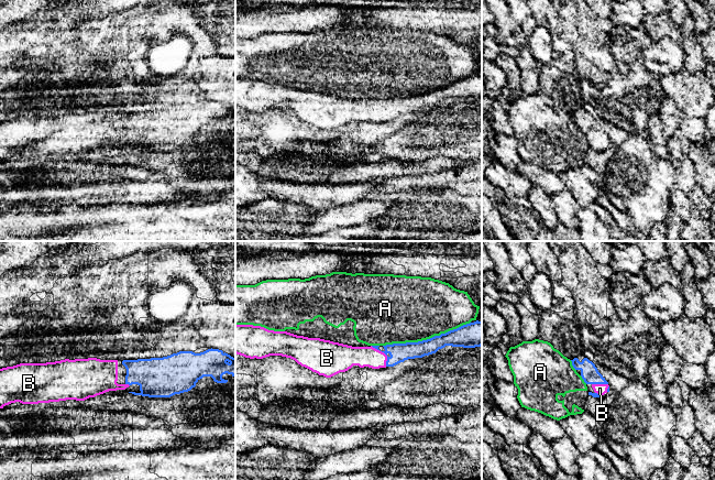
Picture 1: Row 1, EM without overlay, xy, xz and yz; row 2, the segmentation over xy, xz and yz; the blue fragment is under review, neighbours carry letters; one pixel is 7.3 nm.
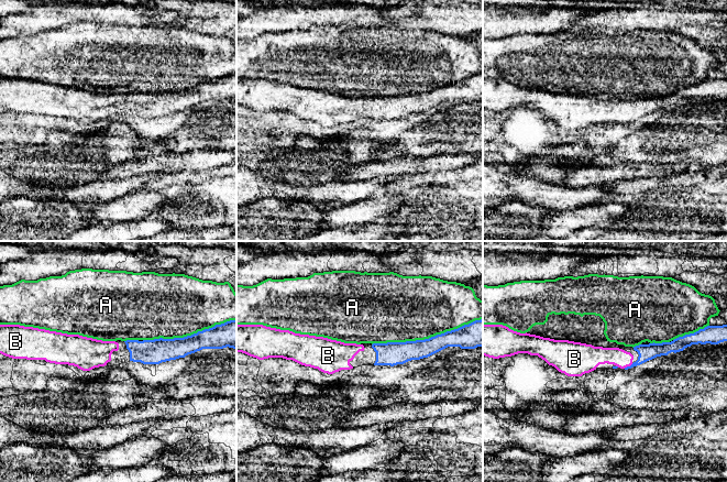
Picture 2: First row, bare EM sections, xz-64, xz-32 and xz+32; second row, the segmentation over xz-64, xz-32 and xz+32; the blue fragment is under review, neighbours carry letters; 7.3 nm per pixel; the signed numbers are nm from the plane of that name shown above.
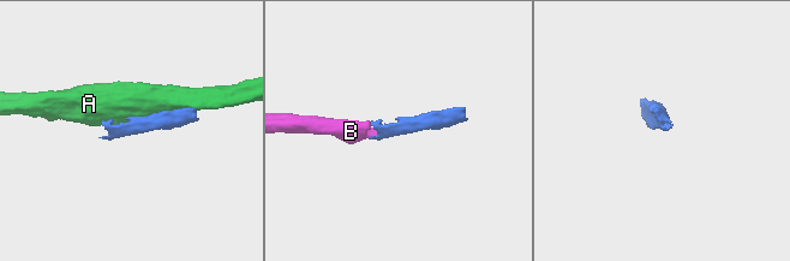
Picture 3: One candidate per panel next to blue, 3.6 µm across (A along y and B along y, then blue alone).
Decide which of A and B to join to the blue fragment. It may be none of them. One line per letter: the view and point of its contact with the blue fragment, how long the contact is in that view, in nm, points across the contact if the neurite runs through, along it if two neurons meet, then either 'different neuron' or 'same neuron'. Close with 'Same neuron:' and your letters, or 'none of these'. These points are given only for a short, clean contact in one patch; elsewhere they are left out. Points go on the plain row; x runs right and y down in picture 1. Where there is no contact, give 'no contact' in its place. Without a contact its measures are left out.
A: contact xz (427, 93); length 650 nm; different neuron
B: contact xz (384, 106); length 190 nm; way xz (399, 106), (384, 106), (350, 109); same neuron
Same neuron: B

